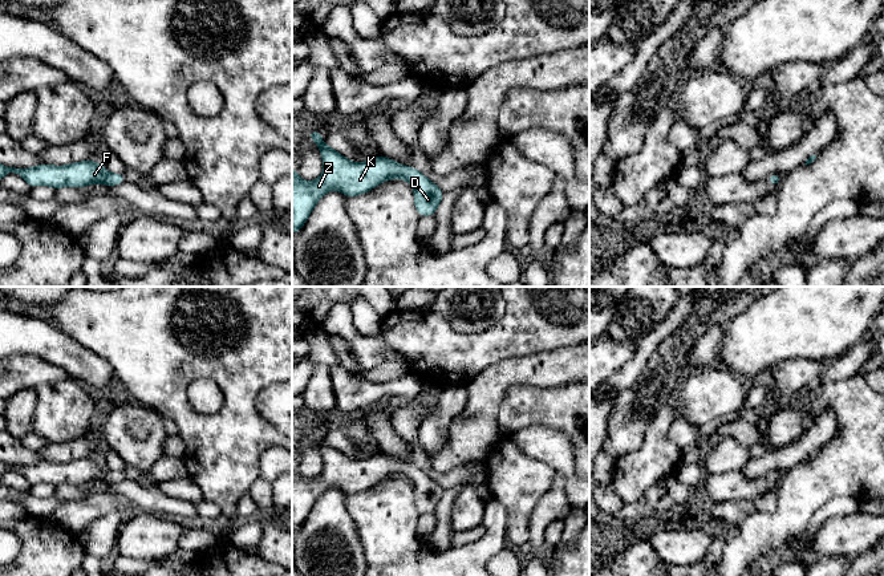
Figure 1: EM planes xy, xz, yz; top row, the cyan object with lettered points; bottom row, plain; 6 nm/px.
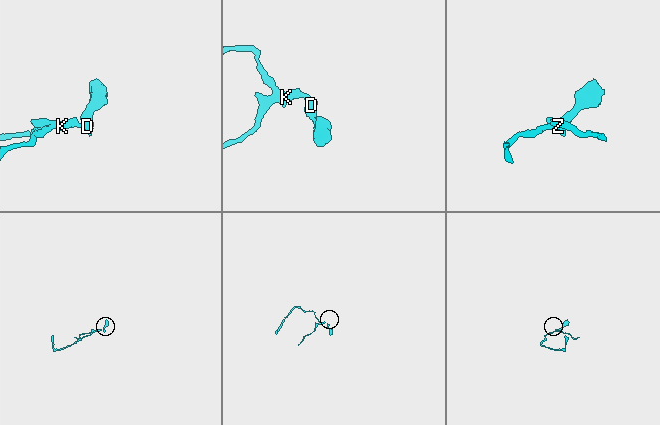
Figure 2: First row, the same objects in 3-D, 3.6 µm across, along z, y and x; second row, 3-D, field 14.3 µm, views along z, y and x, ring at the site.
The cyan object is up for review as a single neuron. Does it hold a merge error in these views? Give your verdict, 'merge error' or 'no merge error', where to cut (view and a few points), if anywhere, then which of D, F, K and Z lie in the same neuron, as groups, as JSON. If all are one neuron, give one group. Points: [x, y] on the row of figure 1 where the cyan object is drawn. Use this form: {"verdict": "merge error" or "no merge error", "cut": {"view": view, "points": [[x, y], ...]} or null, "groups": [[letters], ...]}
{"verdict": "no merge error", "cut": null, "groups": [["D", "F", "K", "Z"]]}

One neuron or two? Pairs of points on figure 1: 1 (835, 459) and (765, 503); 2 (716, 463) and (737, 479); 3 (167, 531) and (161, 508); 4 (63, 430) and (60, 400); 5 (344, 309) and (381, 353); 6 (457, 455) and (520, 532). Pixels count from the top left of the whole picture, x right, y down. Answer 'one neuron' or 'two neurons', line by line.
1: two neurons
2: two neurons
3: two neurons
4: one neuron
5: one neuron
6: two neurons

